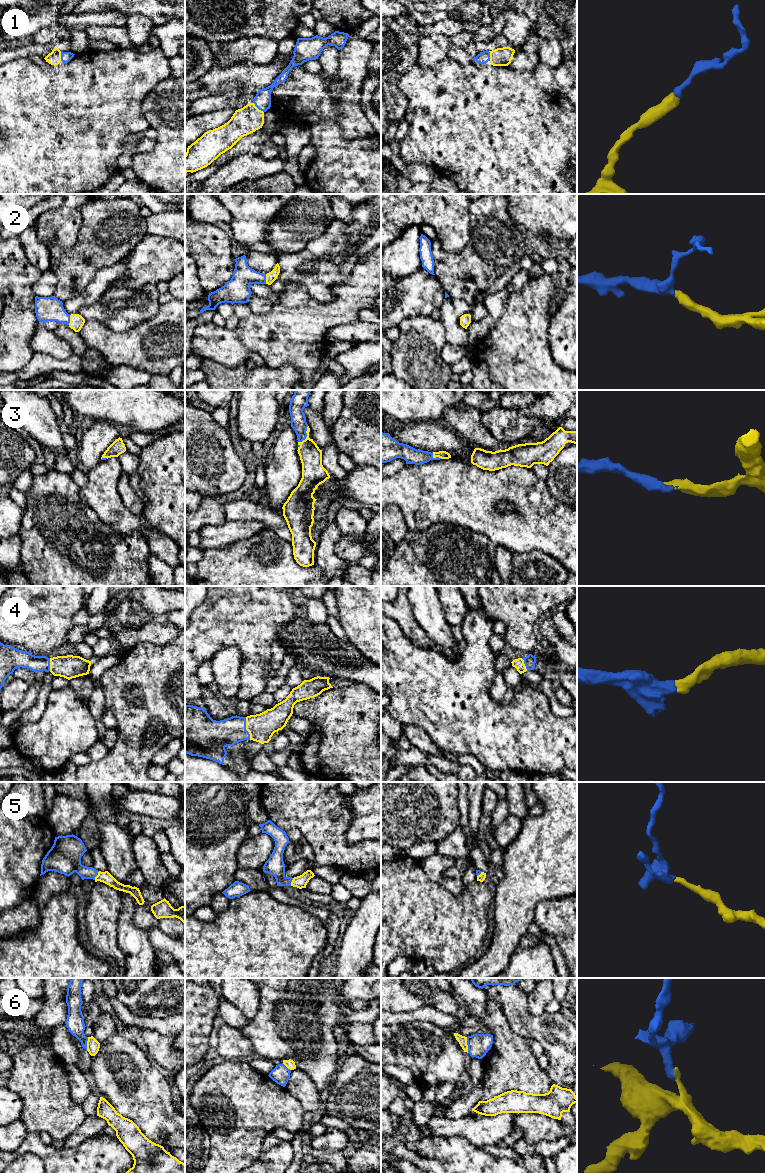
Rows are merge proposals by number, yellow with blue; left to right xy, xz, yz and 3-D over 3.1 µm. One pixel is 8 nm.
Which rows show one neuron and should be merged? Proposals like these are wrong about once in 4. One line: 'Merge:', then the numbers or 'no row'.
Merge: 1, 2, 3, 4, 5

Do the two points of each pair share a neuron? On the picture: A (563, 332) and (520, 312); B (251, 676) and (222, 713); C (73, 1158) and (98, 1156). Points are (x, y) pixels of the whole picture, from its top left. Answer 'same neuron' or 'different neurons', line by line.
A: different neurons
B: different neurons
C: same neuron

